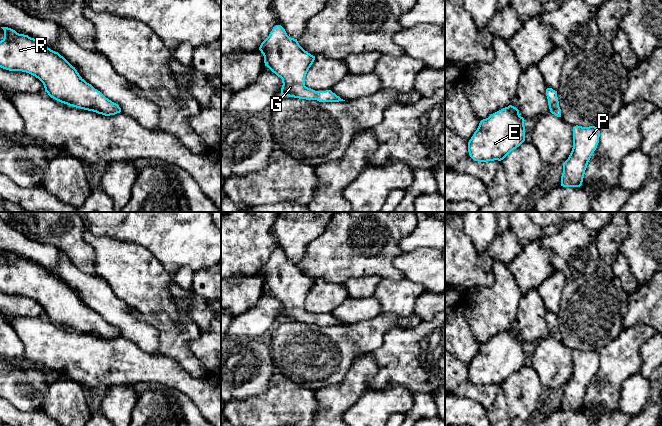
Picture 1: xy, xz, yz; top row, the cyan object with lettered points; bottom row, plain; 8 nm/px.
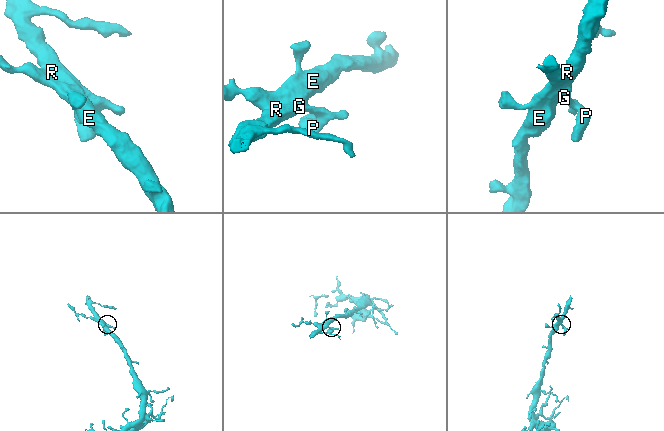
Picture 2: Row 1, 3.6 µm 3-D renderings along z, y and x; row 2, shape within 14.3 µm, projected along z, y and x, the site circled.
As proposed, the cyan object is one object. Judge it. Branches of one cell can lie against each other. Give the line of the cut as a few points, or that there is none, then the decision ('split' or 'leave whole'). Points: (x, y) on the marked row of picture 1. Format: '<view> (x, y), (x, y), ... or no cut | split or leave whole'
no cut | leave whole

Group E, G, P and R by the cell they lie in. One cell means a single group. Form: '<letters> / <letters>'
E G P R

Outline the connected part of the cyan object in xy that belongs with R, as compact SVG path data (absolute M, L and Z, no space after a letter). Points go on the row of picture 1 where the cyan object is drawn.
M8 27L4 30L4 38L0 41L0 67L9 71L22 71L38 78L44 85L48 95L64 104L76 108L93 111L105 116L121 112L118 104L106 98L100 91L87 83L63 56L48 48L28 35L19 34Z

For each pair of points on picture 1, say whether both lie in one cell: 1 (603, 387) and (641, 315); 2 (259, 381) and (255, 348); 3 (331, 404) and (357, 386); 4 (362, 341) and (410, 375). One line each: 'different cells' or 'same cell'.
1: different cells
2: same cell
3: same cell
4: different cells

